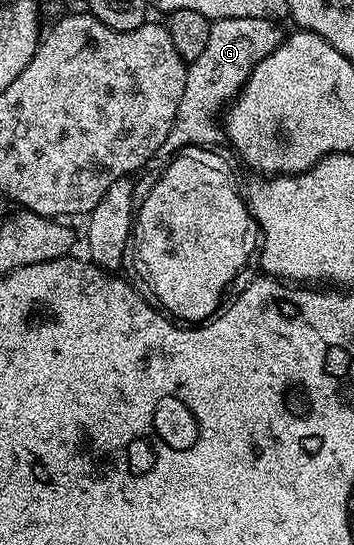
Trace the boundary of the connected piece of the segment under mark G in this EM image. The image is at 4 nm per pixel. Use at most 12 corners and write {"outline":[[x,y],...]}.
{"outline":[[263,18],[212,21],[161,147],[222,139],[219,117],[281,43]]}

